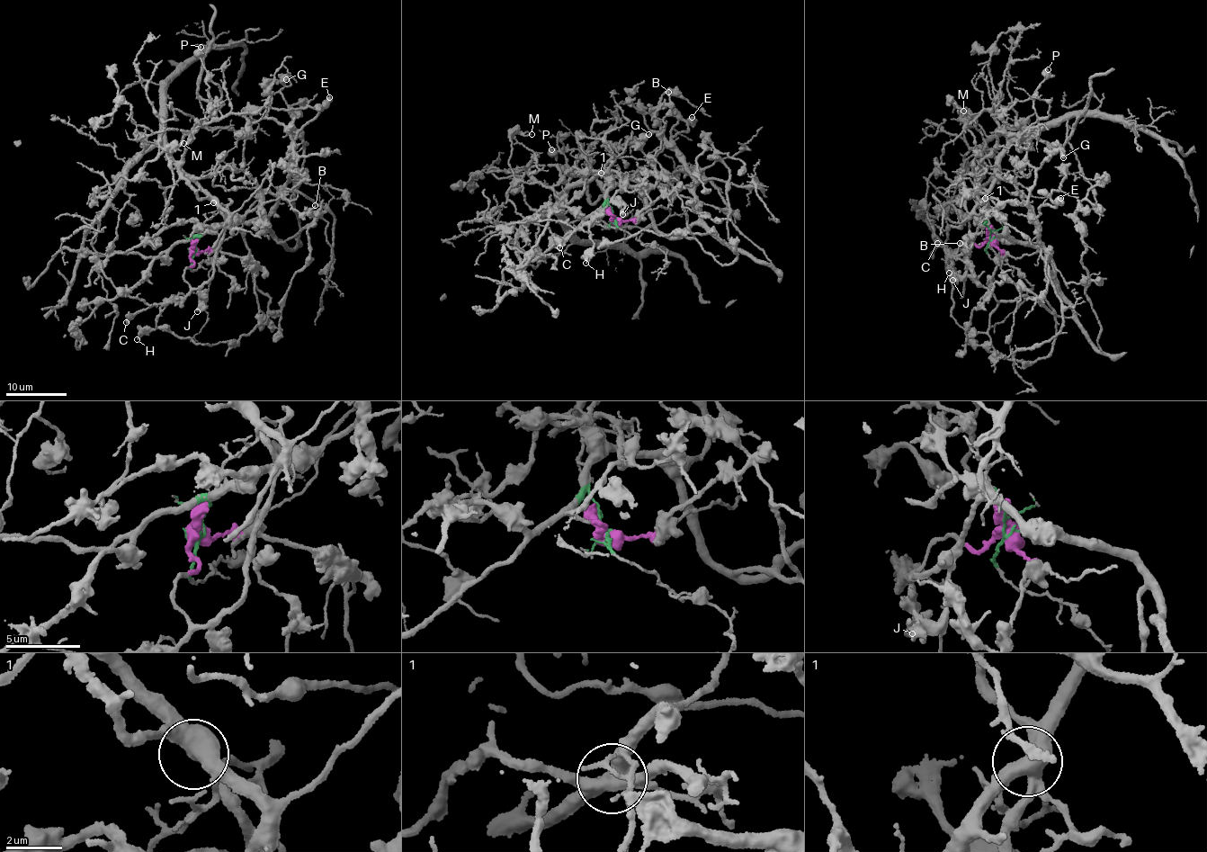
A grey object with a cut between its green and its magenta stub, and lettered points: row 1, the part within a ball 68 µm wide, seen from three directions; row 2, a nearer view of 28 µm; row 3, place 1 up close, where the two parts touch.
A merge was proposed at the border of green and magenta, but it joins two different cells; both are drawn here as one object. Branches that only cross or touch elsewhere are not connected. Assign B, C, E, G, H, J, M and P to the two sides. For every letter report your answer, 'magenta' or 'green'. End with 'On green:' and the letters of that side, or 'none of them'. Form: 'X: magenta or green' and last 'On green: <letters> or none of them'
B: green
C: magenta
E: green
G: green
H: magenta
J: magenta
M: magenta
P: magenta
On green: B, E, G

